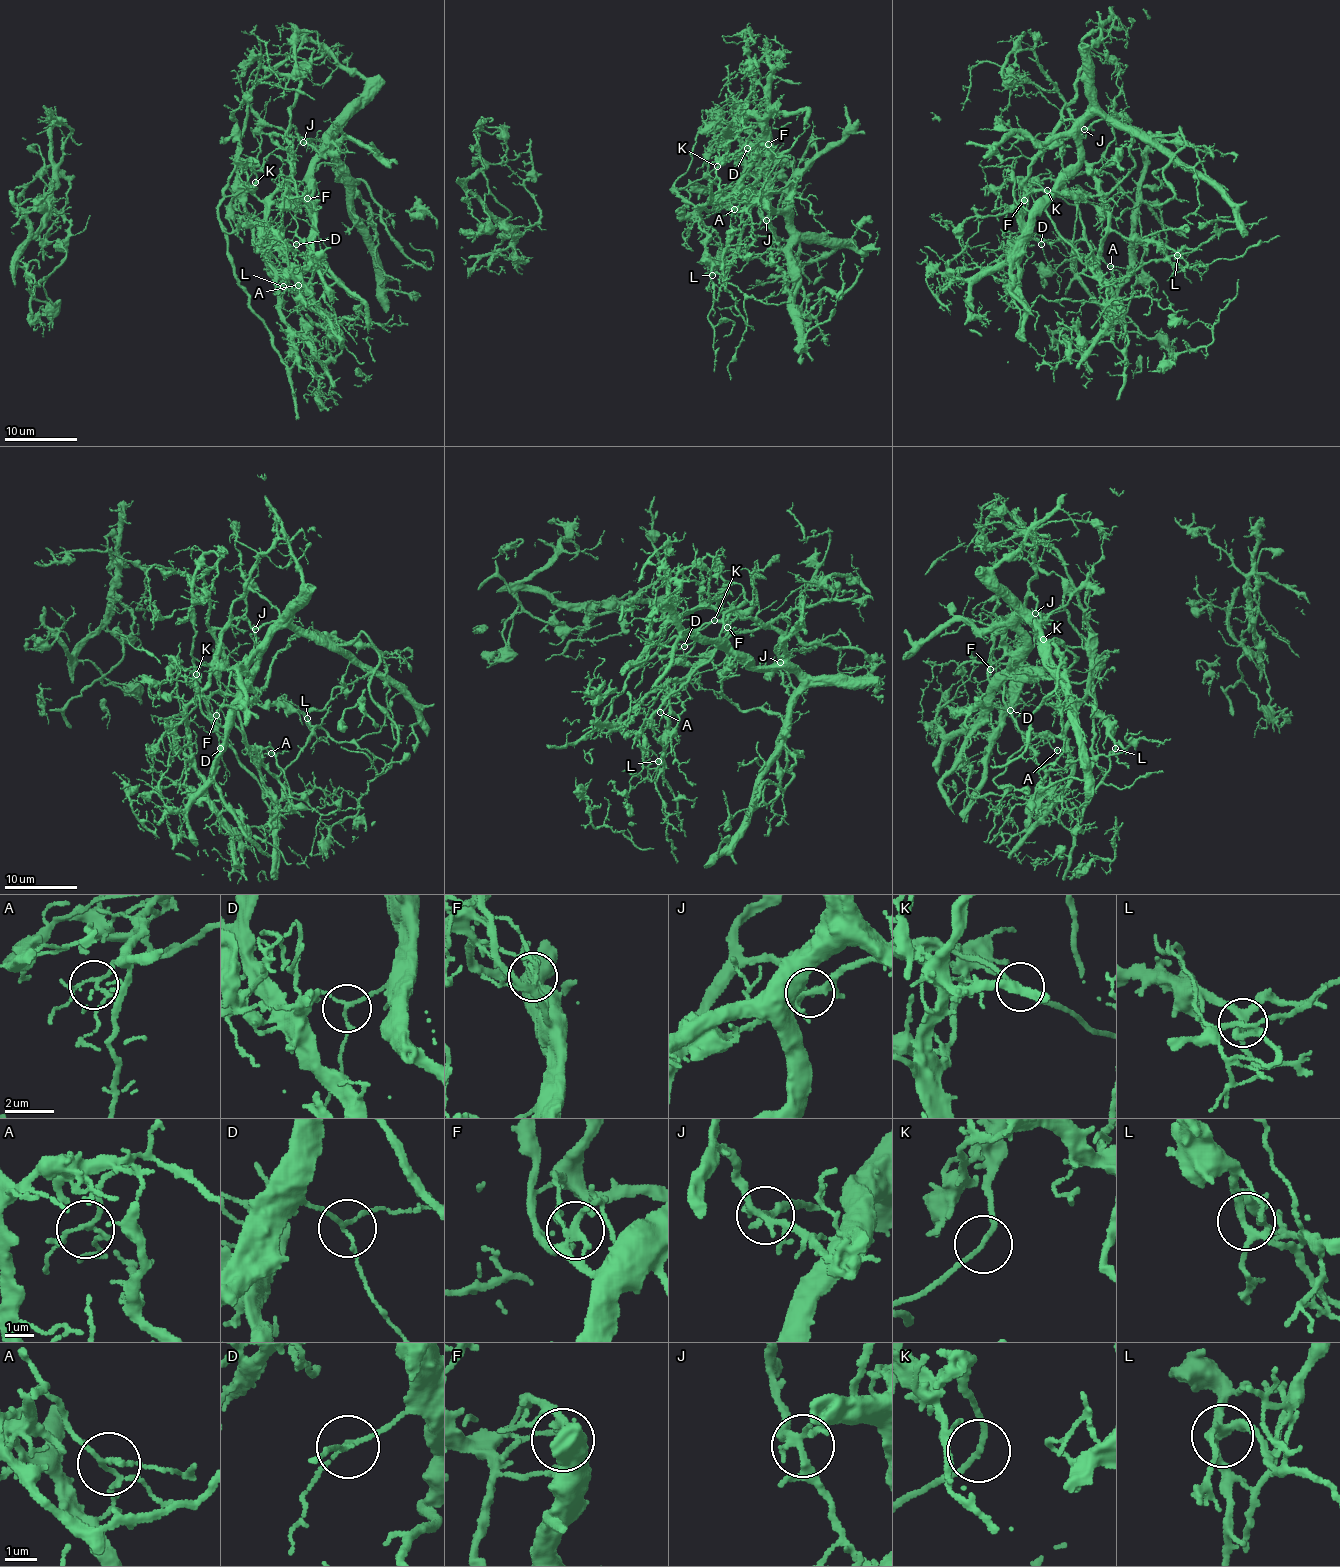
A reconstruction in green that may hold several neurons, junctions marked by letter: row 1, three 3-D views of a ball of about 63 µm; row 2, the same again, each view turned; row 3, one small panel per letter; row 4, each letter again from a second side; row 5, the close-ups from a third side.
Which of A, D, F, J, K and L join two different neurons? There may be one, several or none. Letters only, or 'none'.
F, K

